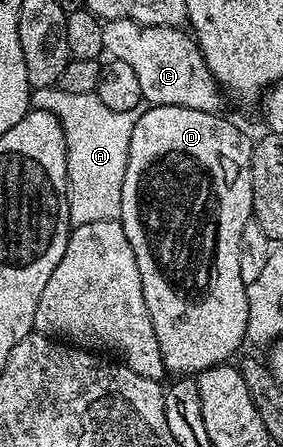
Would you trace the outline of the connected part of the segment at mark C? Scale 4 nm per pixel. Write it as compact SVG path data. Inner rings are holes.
M115 18L103 25L103 48L111 59L124 61L136 72L142 97L150 106L179 106L209 114L221 111L223 91L207 68L197 42L185 29L141 26L127 18Z

